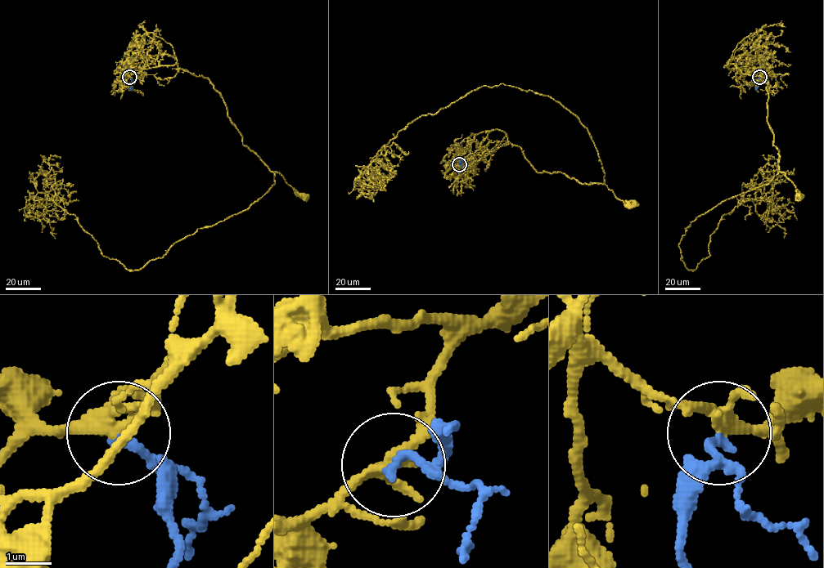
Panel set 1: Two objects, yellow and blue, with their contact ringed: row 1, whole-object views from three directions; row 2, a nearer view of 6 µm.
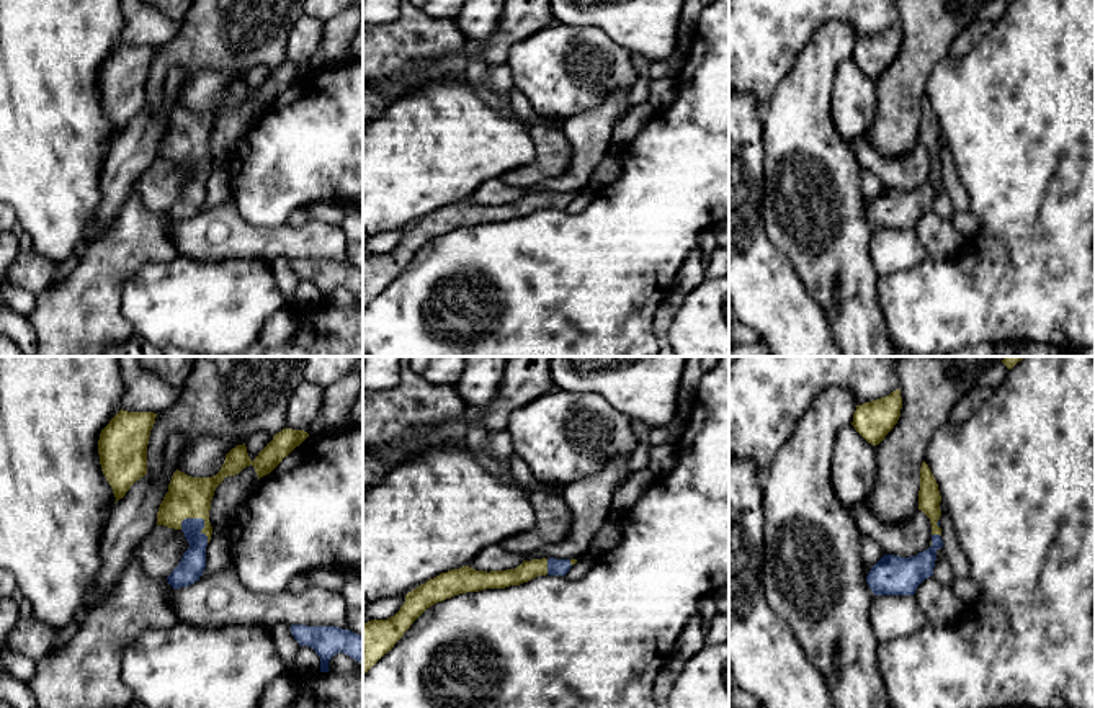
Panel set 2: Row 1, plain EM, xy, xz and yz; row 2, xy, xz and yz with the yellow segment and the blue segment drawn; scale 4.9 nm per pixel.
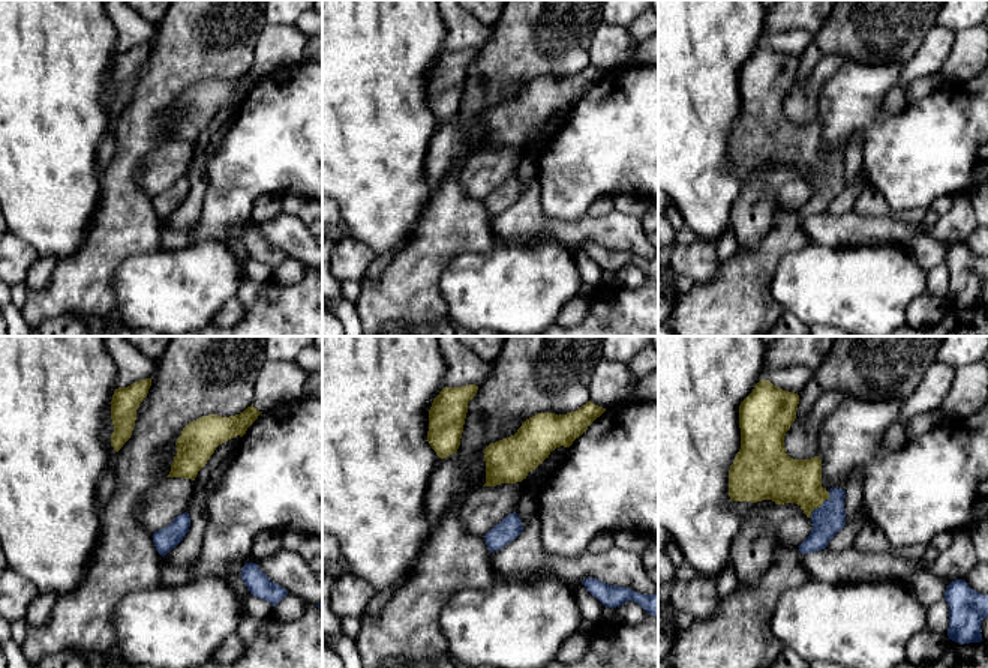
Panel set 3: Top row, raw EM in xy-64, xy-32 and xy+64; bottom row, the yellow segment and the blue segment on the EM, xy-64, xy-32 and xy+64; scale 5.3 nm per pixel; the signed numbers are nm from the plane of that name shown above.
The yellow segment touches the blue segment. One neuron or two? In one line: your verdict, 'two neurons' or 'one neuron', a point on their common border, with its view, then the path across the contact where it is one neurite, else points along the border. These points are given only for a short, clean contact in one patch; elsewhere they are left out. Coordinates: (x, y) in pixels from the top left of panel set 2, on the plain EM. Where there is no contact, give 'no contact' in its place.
one neuron | xy (203, 152) | across xy (188, 131), (188, 138), (203, 152), (193, 195)

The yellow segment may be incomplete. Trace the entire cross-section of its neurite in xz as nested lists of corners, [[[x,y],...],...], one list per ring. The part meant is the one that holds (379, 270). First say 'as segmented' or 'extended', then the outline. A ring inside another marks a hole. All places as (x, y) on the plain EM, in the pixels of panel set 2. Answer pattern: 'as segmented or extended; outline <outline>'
extended; outline [[[531,193],[515,203],[476,204],[469,199],[441,206],[405,229],[400,244],[387,253],[363,257],[363,307],[366,307],[410,258],[431,239],[466,226],[520,219],[538,209],[565,209],[577,193]]]

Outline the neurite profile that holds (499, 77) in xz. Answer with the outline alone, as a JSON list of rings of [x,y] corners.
[[[507,62],[489,67],[487,82],[502,100],[508,101],[510,92],[515,85],[512,69]]]

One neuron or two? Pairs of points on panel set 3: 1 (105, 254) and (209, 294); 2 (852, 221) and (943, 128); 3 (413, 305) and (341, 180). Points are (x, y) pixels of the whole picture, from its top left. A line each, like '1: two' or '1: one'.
1: two
2: two
3: two

